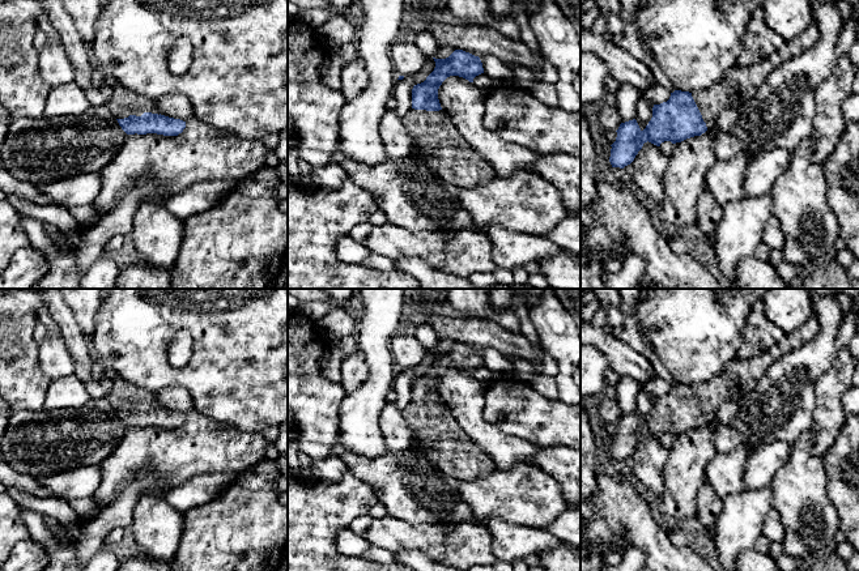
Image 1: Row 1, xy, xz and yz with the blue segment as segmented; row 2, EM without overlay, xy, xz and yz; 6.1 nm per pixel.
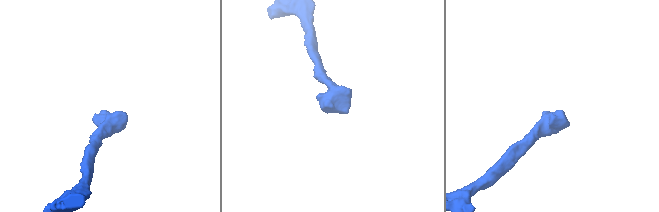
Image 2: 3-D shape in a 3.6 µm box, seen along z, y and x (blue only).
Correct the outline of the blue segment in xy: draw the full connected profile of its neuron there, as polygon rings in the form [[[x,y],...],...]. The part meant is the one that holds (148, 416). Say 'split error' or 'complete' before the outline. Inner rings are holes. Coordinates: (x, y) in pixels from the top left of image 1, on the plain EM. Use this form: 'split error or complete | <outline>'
split error | [[[119,375],[111,382],[109,399],[127,427],[178,429],[186,421],[186,414],[161,408],[154,392],[131,384]]]

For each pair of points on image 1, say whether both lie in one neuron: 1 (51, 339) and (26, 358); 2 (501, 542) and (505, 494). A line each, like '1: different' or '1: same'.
1: different
2: different

